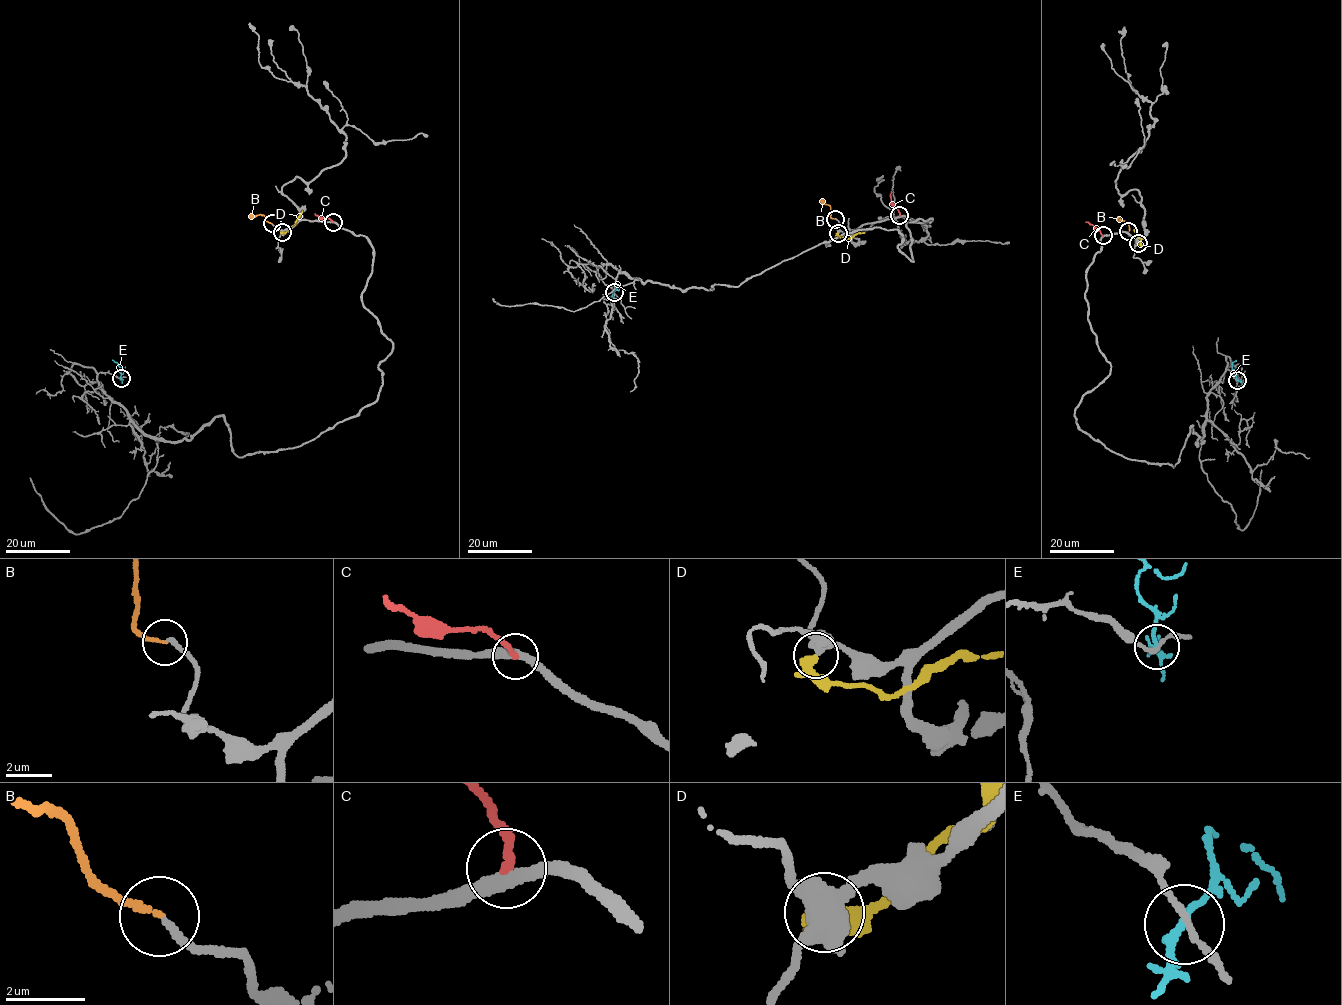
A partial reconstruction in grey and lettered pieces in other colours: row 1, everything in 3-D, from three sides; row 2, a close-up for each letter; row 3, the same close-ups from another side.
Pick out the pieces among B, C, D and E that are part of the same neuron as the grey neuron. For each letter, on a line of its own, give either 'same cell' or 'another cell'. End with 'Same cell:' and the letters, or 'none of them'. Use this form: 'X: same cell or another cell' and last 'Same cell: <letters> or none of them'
B: same cell
C: another cell
D: another cell
E: another cell
Same cell: B

